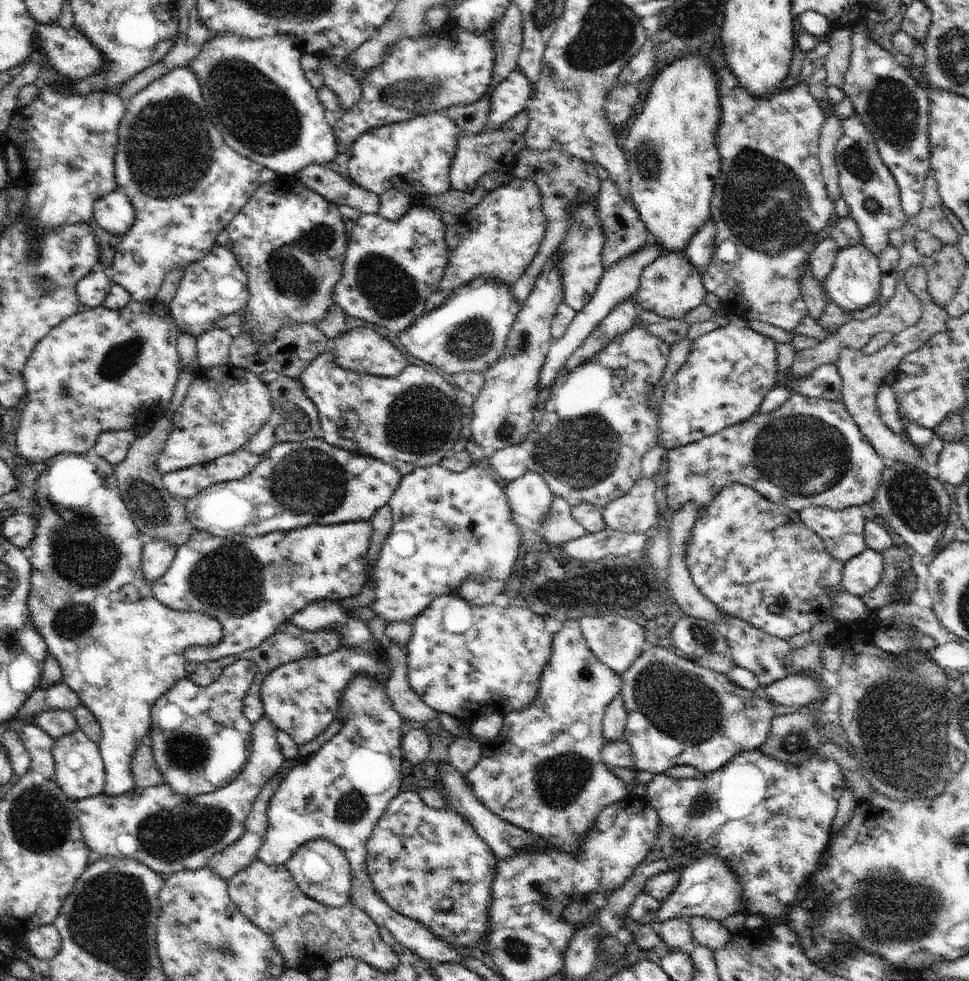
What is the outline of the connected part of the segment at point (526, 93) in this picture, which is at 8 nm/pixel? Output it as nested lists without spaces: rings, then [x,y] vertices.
[[[520,69],[513,70],[491,96],[491,109],[486,131],[497,130],[520,112],[526,110],[527,102],[533,95],[533,84]]]

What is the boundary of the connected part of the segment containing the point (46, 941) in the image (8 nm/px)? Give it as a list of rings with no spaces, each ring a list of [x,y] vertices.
[[[44,925],[24,934],[28,952],[38,958],[52,960],[61,949],[61,934],[53,925]]]

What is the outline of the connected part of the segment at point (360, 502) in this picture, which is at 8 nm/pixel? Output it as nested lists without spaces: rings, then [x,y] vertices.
[[[320,436],[299,443],[275,444],[262,458],[256,468],[239,481],[216,483],[183,500],[188,518],[198,531],[219,537],[257,537],[311,524],[370,521],[388,504],[403,477],[396,464],[351,453],[328,444]]]

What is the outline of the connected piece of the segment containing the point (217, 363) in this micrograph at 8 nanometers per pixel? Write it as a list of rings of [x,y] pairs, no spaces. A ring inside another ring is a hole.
[[[212,328],[197,338],[199,366],[203,369],[223,367],[230,364],[230,343],[233,337],[226,329]]]

